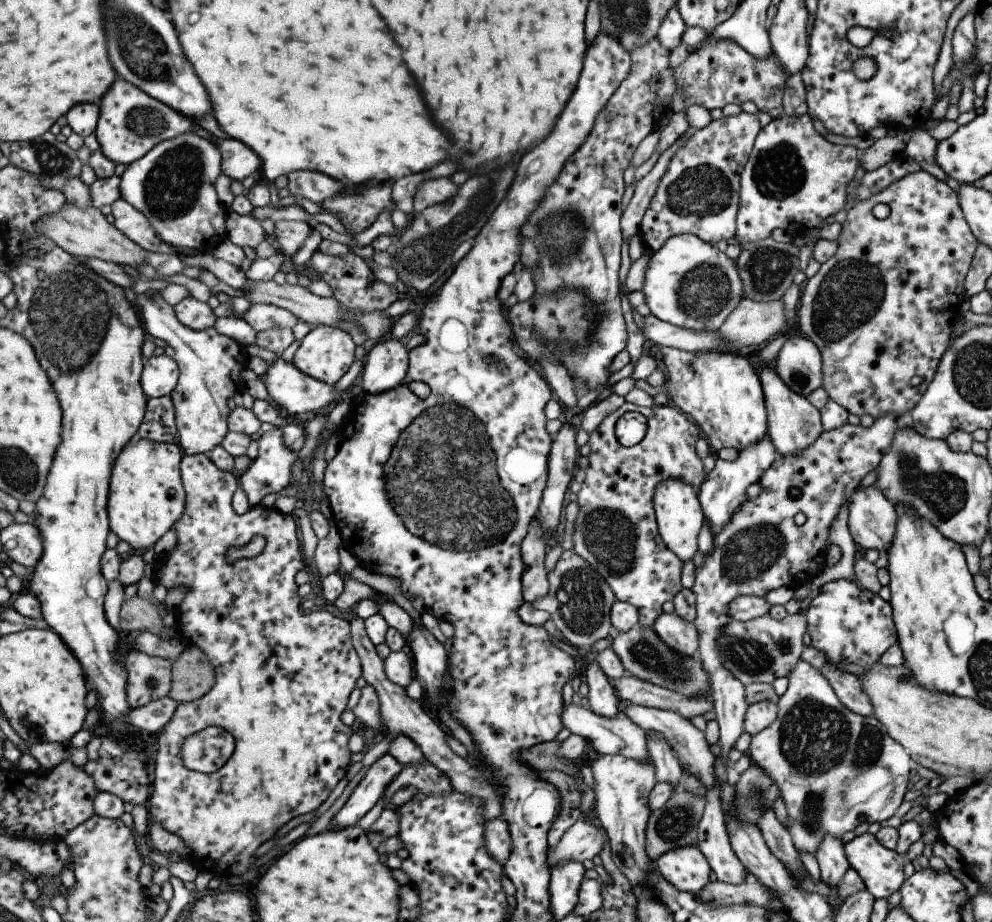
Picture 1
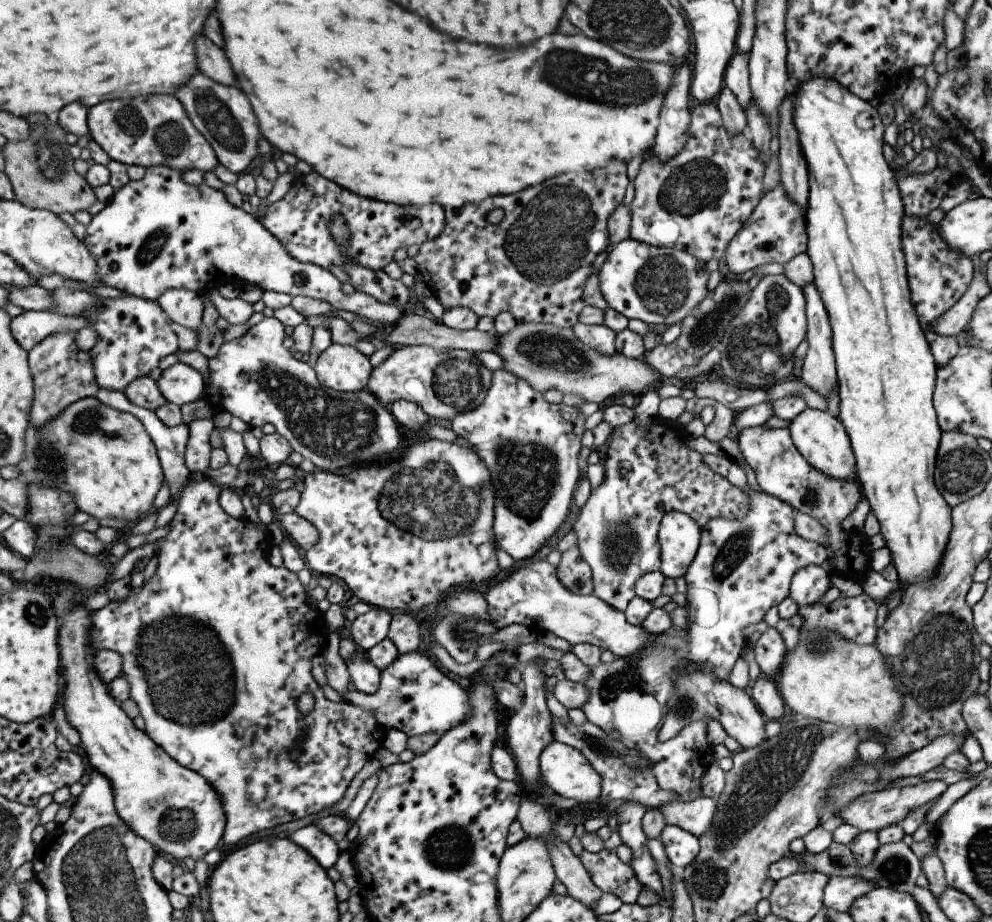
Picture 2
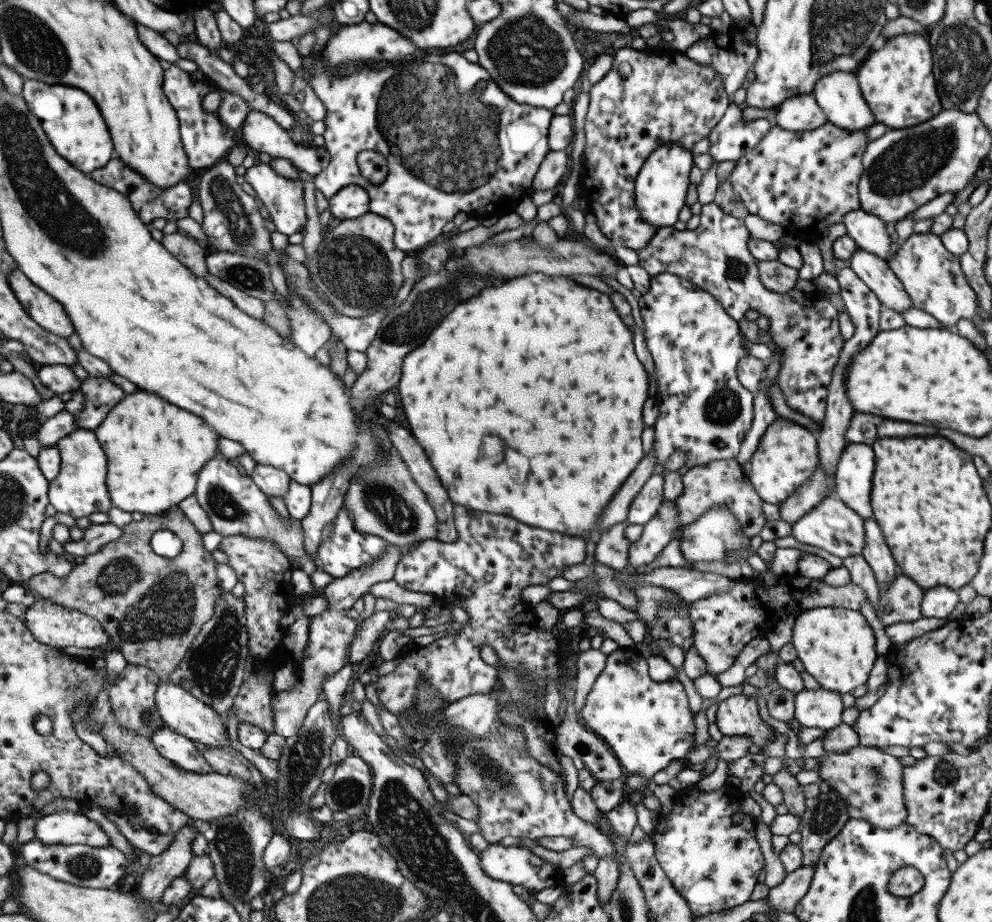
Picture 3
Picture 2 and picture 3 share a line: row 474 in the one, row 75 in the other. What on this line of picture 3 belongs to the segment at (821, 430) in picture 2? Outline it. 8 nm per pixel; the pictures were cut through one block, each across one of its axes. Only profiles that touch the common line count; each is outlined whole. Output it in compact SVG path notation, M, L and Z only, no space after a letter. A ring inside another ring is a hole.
M835 70L821 78L812 94L832 124L844 130L863 130L875 123L855 73Z

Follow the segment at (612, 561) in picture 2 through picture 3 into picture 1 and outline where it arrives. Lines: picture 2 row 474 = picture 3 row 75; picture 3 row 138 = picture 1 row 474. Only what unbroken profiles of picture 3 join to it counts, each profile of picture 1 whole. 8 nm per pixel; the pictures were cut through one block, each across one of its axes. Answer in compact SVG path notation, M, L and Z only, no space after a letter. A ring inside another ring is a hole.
M624 403L617 411L607 416L599 427L589 436L592 454L588 455L590 467L577 493L577 514L575 531L572 534L573 551L585 558L605 579L614 591L618 601L635 606L639 612L638 625L652 628L655 620L663 613L662 604L673 600L683 587L680 572L683 562L662 540L657 527L653 507L653 494L656 485L665 478L677 478L694 486L703 484L702 459L696 453L696 442L702 437L699 426L688 415L672 404L652 407L639 407L634 403ZM636 411L647 418L646 436L634 446L622 446L615 435L615 424L623 414Z

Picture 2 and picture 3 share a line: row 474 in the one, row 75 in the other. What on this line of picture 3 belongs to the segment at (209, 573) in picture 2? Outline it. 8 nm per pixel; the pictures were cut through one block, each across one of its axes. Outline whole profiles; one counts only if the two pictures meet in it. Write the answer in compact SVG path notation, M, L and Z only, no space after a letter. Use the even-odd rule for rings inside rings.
M172 63L170 69L163 72L163 89L172 108L177 112L179 133L189 158L189 165L195 170L205 170L214 166L223 157L227 157L235 144L234 130L230 130L220 120L217 111L207 111L203 107L204 97L215 89L215 84L208 79L192 80L190 73Z

